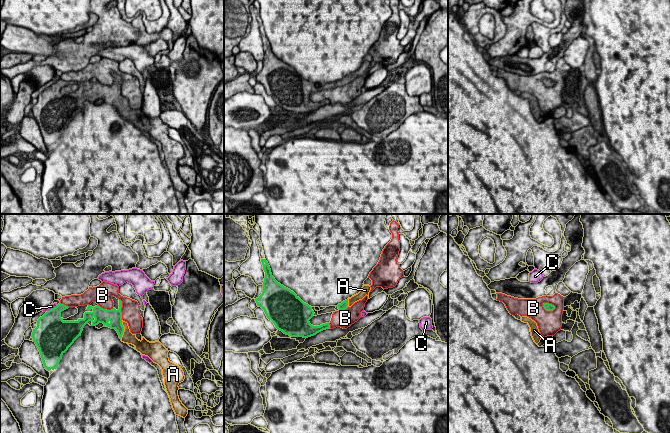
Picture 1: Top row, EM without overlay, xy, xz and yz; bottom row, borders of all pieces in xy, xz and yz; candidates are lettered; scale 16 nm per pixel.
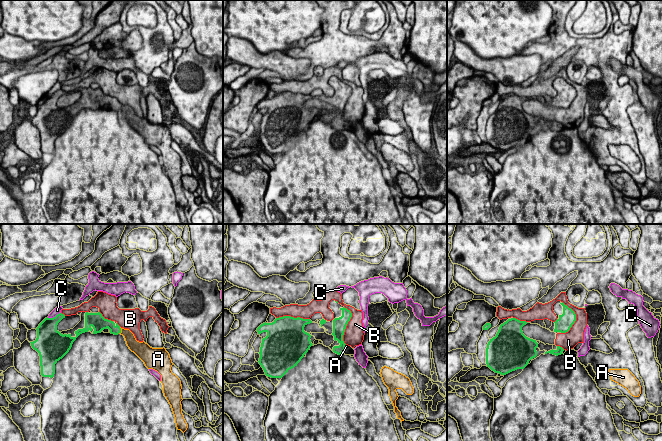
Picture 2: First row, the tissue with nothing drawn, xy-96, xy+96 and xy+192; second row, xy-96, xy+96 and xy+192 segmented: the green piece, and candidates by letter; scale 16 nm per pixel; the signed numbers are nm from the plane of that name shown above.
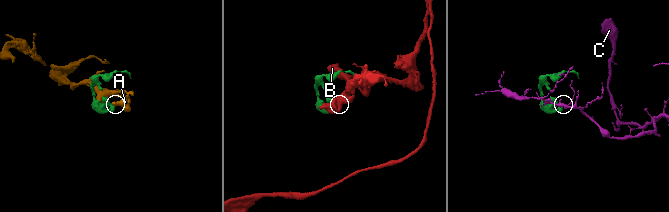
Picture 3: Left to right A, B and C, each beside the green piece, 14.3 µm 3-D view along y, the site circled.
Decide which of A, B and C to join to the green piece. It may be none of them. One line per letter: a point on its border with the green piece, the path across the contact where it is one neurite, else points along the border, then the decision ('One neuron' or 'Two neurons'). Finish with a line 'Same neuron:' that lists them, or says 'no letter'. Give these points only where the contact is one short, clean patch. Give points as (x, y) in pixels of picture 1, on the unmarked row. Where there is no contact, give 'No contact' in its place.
A: Touches green at xy (123, 105). Path across: xy (115, 92), (116, 98), (123, 105), (127, 113). One neuron
B: Touches green at yz (548, 79). Two neurons
C: Touches green at xy (52, 84). Two neurons
Same neuron: A

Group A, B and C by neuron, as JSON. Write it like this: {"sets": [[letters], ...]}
{"sets": [["A"], ["B"], ["C"]]}

